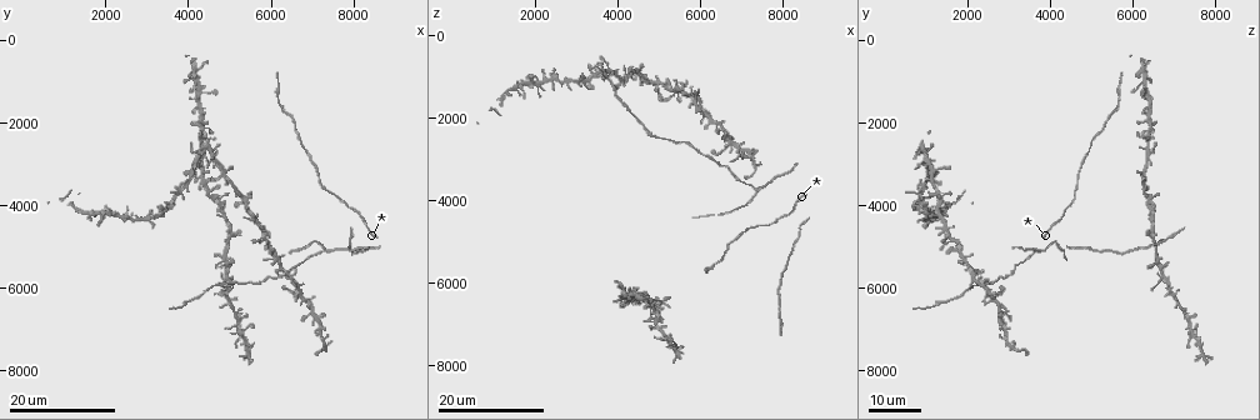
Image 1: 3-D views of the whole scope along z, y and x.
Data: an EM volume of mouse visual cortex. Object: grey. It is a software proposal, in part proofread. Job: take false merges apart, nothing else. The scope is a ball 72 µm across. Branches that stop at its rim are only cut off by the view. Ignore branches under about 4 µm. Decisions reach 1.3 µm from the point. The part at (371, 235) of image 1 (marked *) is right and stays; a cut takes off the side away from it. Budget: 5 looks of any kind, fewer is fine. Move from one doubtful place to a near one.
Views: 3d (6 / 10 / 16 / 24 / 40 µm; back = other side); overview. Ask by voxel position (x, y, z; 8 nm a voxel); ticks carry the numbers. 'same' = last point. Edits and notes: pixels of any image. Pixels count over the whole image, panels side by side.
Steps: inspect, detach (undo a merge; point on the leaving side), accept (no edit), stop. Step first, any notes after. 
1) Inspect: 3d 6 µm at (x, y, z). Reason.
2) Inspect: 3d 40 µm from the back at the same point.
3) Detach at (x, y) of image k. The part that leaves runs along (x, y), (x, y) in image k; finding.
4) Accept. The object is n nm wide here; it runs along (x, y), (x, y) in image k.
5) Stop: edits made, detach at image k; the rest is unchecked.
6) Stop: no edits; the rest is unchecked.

Inspect: 3d 16 µm at (7400, 5050, 3750). Three arms meet.

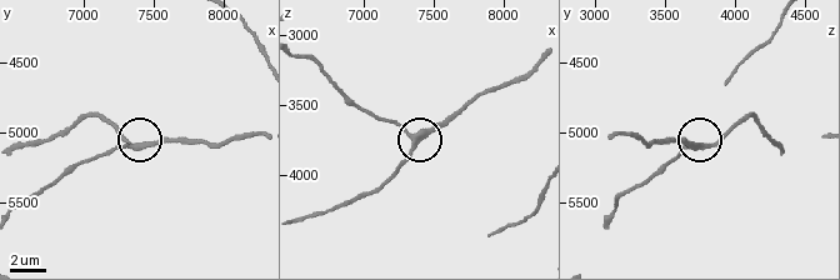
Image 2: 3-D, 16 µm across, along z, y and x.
Inspect: 3d 6 µm at (7380, 5080, 3760).

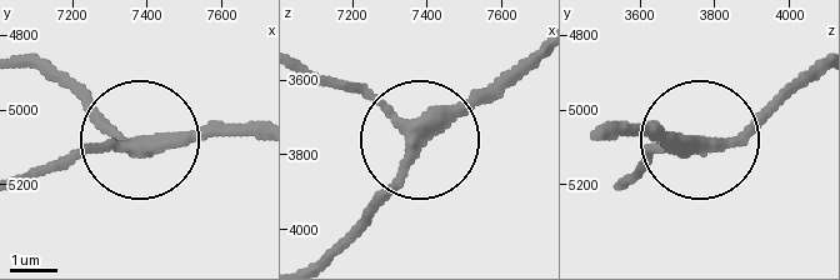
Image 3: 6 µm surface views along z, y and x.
Accept. The side arm is 17 µm long; 3 arms meet here; one cell here.

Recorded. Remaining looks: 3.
Inspect: 3d 16 µm at (6250, 5750, 3000). Side arm on a straight run.

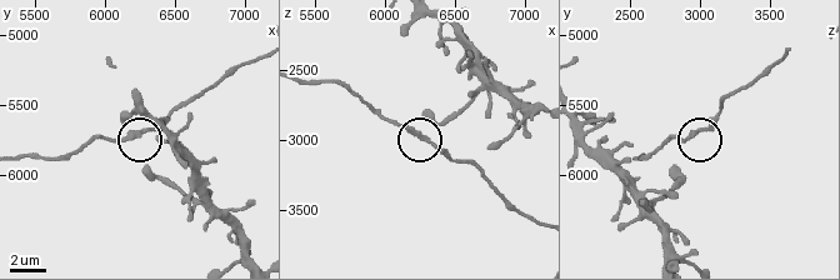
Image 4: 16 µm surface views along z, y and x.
Inspect: 3d 6 µm at (6260, 5740, 2960).

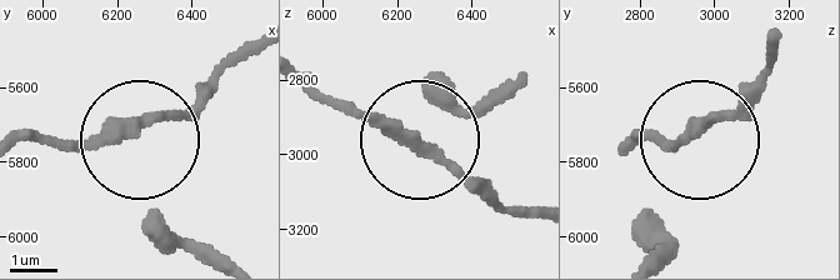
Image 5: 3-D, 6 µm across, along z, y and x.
Accept. The side arm is 33 µm long; 3 arms meet here; continuous, no second cell.

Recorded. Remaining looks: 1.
Stop: no edits; the rest is unchecked.

